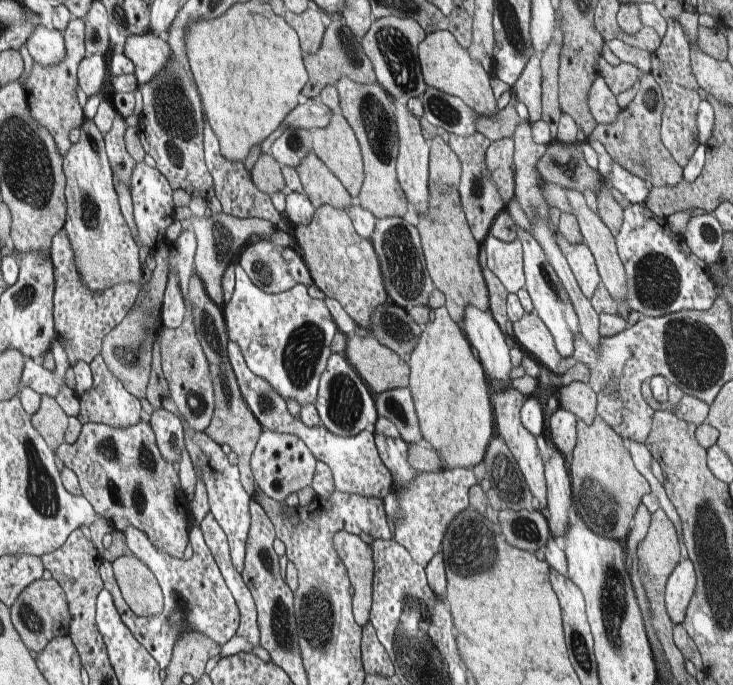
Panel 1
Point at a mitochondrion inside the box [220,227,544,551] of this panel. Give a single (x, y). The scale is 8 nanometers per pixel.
(301, 354)

